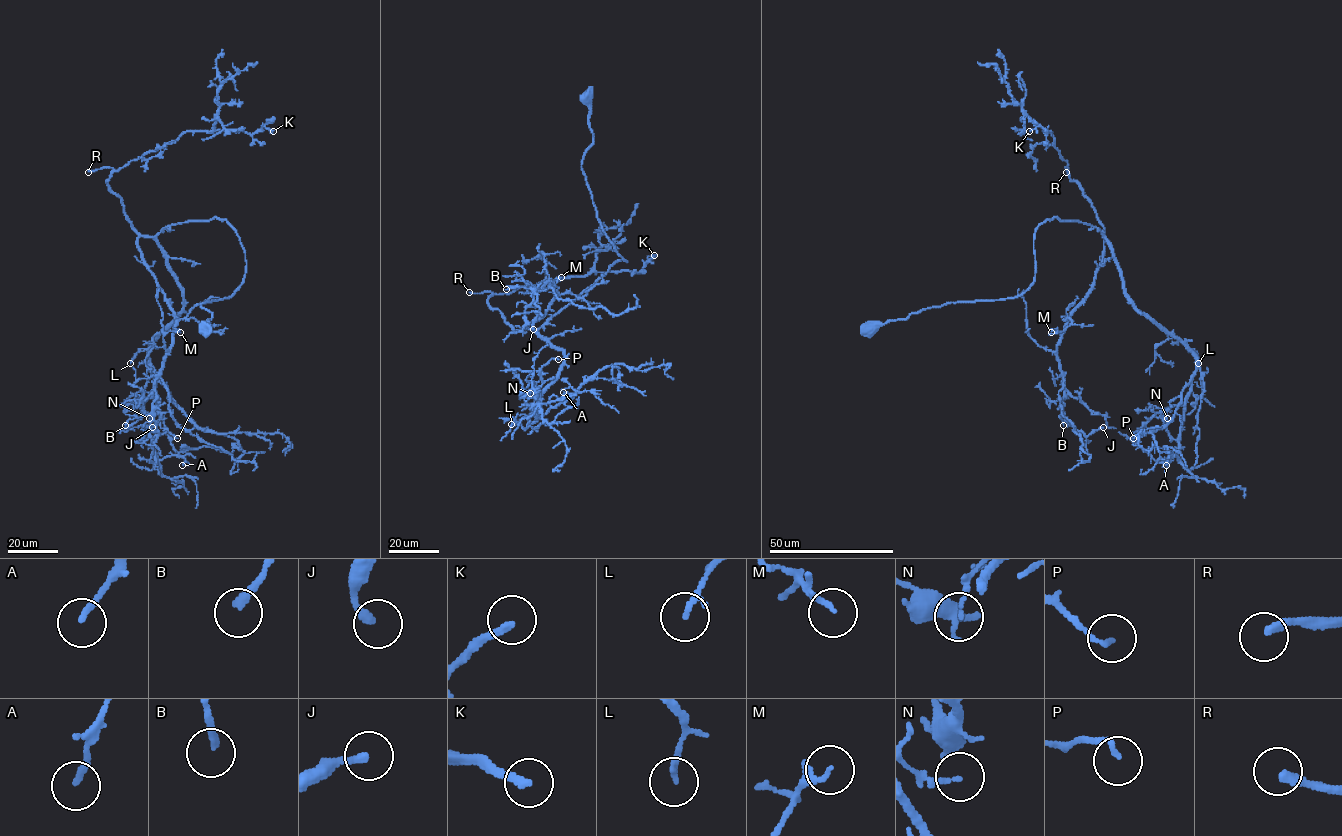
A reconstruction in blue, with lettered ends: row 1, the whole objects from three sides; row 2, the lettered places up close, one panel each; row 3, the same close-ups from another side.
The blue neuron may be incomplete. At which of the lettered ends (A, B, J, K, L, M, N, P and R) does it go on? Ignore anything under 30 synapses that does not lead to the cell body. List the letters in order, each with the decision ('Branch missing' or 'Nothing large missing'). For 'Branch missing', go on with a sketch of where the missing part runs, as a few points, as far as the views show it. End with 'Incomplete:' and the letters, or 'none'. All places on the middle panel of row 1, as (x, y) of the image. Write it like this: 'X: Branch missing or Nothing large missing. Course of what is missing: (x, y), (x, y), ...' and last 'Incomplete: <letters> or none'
A: Nothing large missing
B: Nothing large missing
J: Nothing large missing
K: Branch missing. Course of what is missing: (654, 255), (686, 242)
L: Nothing large missing
M: Nothing large missing
N: Nothing large missing
P: Nothing large missing
R: Branch missing
Incomplete: K, R

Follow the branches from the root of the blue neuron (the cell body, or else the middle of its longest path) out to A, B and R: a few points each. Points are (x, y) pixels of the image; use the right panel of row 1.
A: (872, 330), (1018, 296), (1041, 223), (1096, 226), (1126, 295), (1196, 362), (1166, 465)
B: (872, 330), (950, 302), (1018, 296), (1034, 279), (1041, 223), (1096, 226), (1104, 259), (1057, 347), (1063, 425)
R: (872, 330), (950, 302), (1021, 295), (1034, 279), (1035, 229), (1046, 220), (1077, 220), (1104, 236), (1066, 172)

